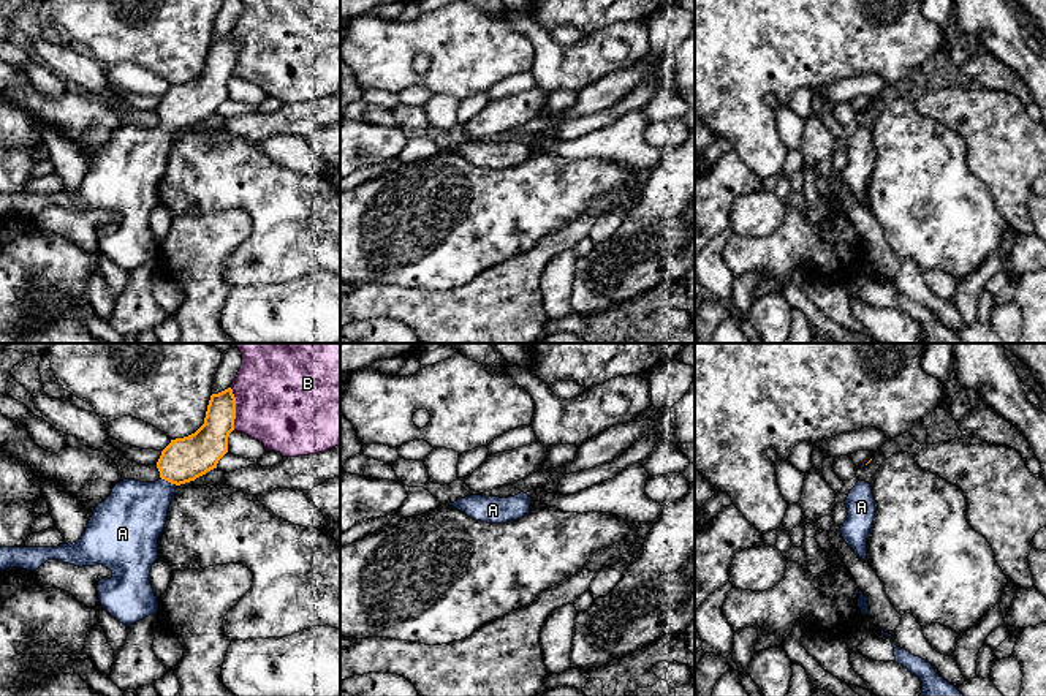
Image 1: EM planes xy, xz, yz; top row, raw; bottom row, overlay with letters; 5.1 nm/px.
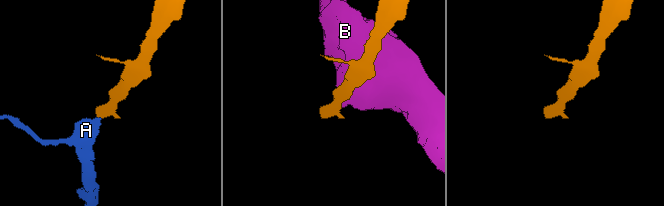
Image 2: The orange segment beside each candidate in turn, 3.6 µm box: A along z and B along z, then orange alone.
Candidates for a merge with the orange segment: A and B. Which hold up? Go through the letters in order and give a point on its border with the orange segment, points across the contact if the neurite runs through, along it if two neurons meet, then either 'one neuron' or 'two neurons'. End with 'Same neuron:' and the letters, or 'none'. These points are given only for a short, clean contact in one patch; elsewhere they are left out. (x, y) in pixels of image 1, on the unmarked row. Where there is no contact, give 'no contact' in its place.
A: contact xy (170, 127); way xy (184, 105), (173, 117), (170, 127), (135, 158); one neuron
B: contact xy (234, 54); two neurons
Same neuron: A

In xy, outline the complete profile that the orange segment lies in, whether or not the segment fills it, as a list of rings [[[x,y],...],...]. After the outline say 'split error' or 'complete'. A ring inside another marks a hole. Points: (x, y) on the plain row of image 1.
[[[228,33],[212,40],[204,70],[191,81],[171,85],[157,108],[160,125],[141,128],[123,125],[112,133],[111,141],[98,149],[82,179],[73,190],[57,193],[0,193],[0,217],[24,214],[36,217],[47,206],[59,206],[79,214],[103,210],[112,223],[103,223],[98,231],[100,250],[120,269],[130,272],[149,261],[157,261],[158,245],[150,229],[150,214],[158,204],[158,182],[161,180],[176,133],[217,114],[218,106],[228,98],[228,82],[234,76],[236,43]]]; split error

